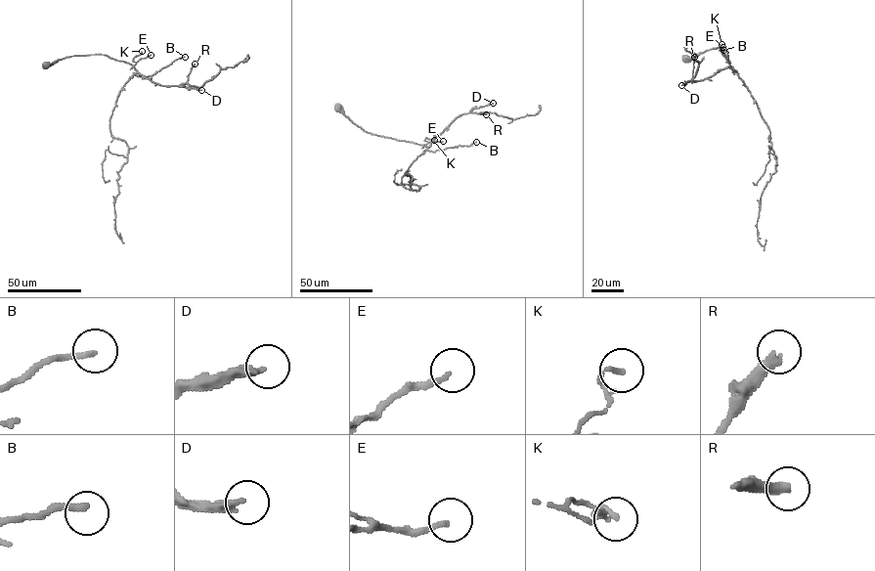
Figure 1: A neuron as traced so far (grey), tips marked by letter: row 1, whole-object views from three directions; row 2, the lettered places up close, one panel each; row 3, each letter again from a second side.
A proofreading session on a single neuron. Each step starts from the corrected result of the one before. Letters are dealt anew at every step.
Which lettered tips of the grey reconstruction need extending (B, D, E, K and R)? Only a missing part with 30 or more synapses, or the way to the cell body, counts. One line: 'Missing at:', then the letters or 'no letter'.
Missing at: D

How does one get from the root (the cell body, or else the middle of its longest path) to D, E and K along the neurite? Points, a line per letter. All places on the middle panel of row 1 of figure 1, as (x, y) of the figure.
D: (337, 108), (368, 132), (428, 148), (459, 116), (493, 103)
E: (337, 108), (353, 122), (372, 134), (423, 146), (443, 141)
K: (337, 108), (368, 132), (423, 146), (427, 143), (426, 138), (434, 140)

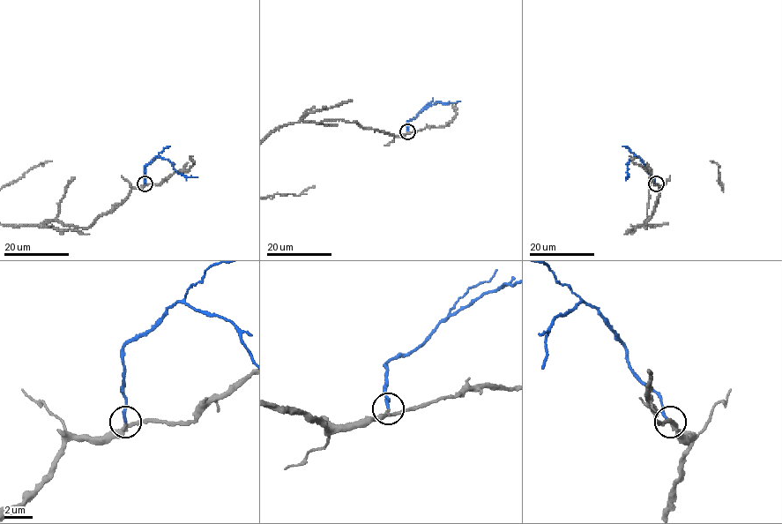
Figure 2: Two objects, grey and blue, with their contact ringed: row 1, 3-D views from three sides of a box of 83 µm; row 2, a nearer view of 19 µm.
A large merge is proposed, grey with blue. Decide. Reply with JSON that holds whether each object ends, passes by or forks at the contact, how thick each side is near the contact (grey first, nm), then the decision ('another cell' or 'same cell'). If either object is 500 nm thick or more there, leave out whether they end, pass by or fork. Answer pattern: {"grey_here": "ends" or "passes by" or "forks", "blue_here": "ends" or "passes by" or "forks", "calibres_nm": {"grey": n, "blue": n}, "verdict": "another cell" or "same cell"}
{"grey_here": "passes by", "blue_here": "ends", "calibres_nm": {"grey": 240, "blue": 200}, "verdict": "same cell"}

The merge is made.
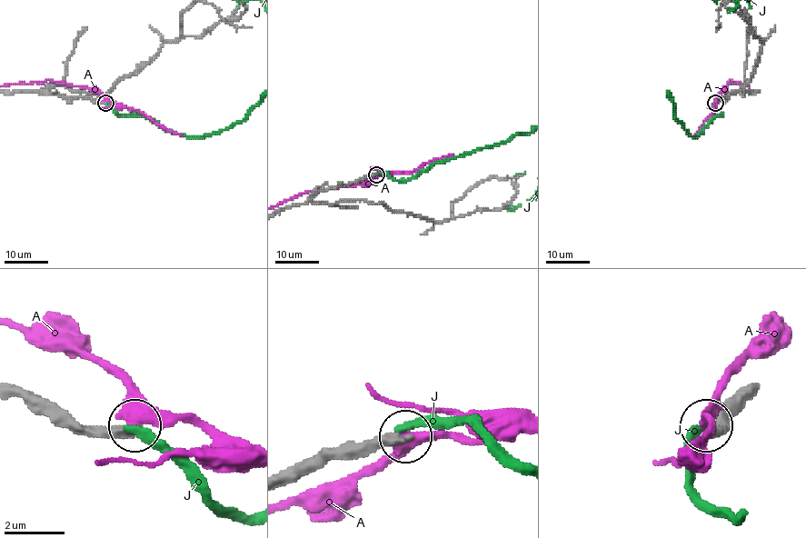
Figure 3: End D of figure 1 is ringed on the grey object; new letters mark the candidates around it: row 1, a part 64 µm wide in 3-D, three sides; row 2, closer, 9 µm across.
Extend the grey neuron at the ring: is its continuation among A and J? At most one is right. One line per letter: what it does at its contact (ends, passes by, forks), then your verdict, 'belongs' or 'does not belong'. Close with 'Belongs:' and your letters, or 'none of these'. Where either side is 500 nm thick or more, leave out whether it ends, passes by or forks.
A: it passes by; does not belong
J: it ends; does not belong
Belongs: none of these

